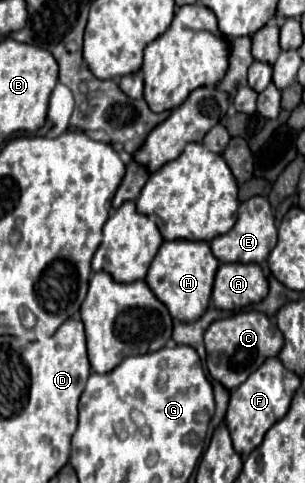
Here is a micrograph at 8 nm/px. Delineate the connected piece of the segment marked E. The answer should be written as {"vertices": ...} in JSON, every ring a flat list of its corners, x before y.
{"vertices":[[256,195,240,203,236,225,228,233,214,237,210,241,210,247,220,263,262,263,272,251,272,247,276,245,276,233,278,229,276,229,274,213,272,213,268,199]]}

